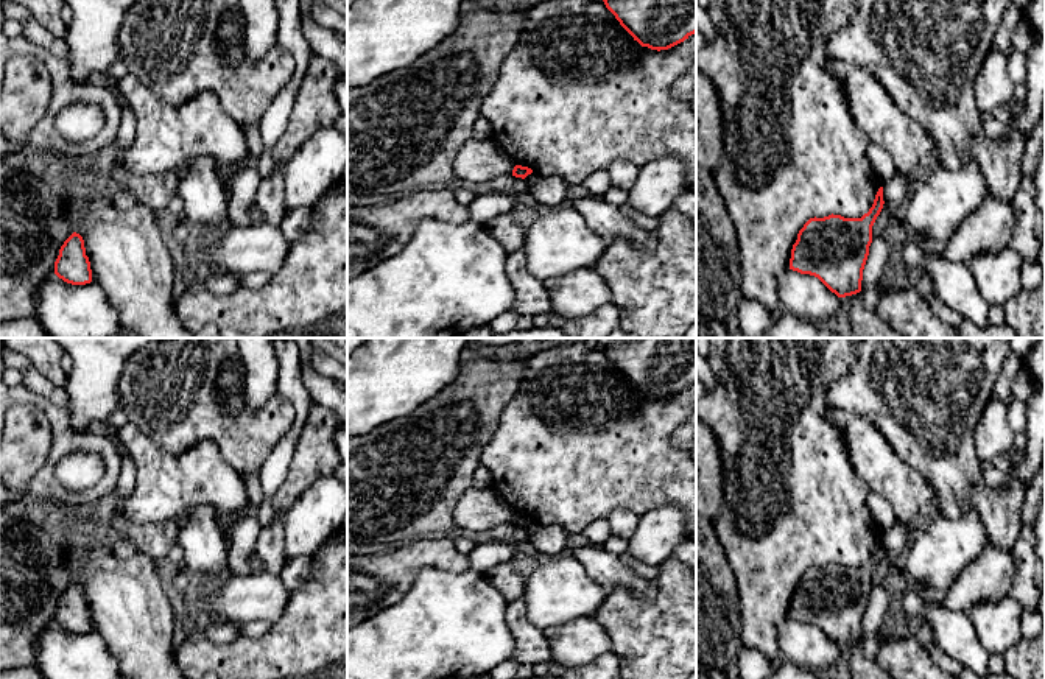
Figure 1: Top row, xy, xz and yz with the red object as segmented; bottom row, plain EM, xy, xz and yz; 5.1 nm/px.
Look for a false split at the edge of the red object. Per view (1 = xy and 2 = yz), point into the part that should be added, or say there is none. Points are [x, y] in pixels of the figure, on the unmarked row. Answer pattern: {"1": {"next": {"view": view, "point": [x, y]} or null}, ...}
{"1": {"next": null}, "2": {"next": null}}

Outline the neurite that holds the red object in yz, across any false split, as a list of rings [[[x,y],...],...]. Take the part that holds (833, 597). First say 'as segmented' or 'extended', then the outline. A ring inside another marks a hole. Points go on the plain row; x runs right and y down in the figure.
as segmented | [[[883,536],[861,567],[810,567],[791,598],[790,618],[818,626],[838,646],[861,640],[872,575],[883,558]]]

